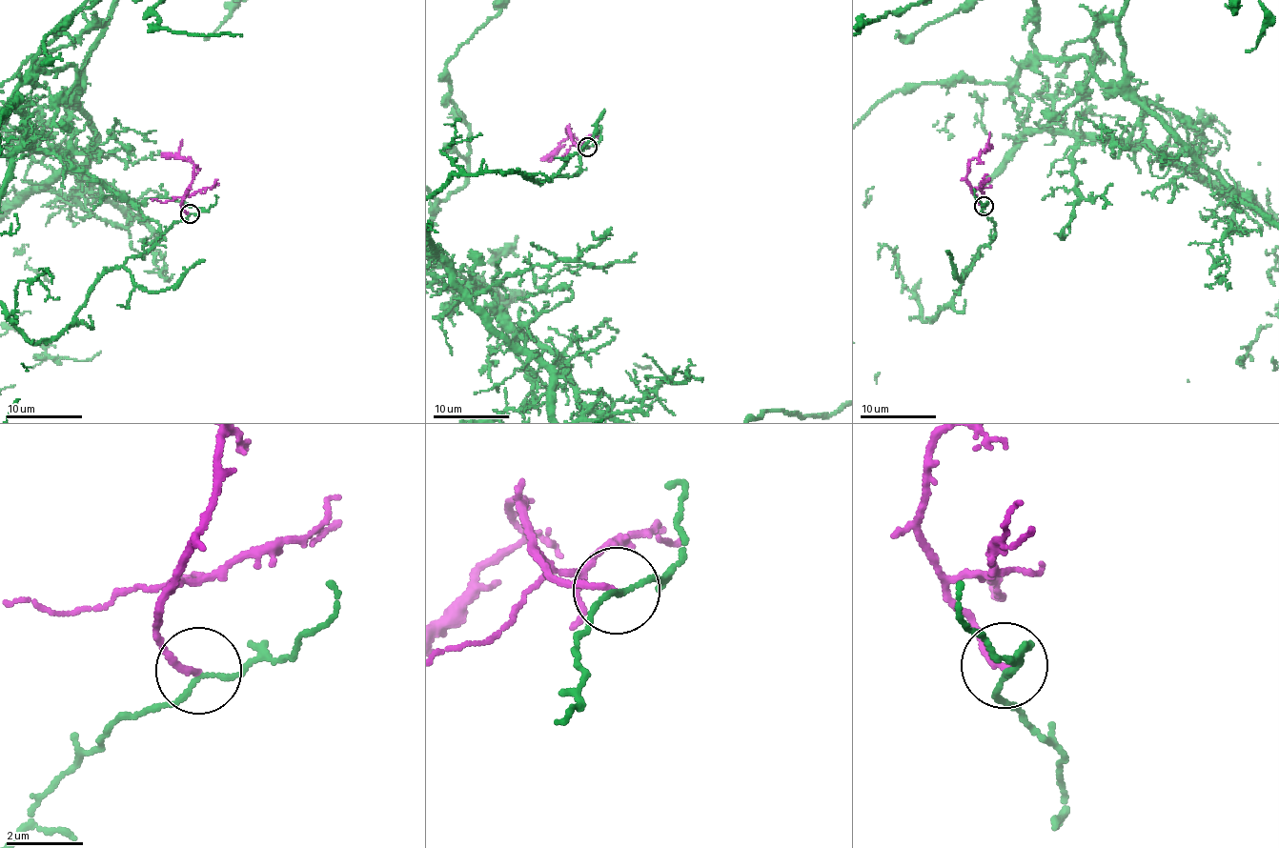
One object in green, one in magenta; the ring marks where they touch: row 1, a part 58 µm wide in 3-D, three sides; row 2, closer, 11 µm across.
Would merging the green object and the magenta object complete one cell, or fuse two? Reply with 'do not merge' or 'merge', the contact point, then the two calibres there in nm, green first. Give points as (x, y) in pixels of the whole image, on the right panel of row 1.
do not merge; at (984, 206); 110 nm thick on the green side, 160 nm on the other

